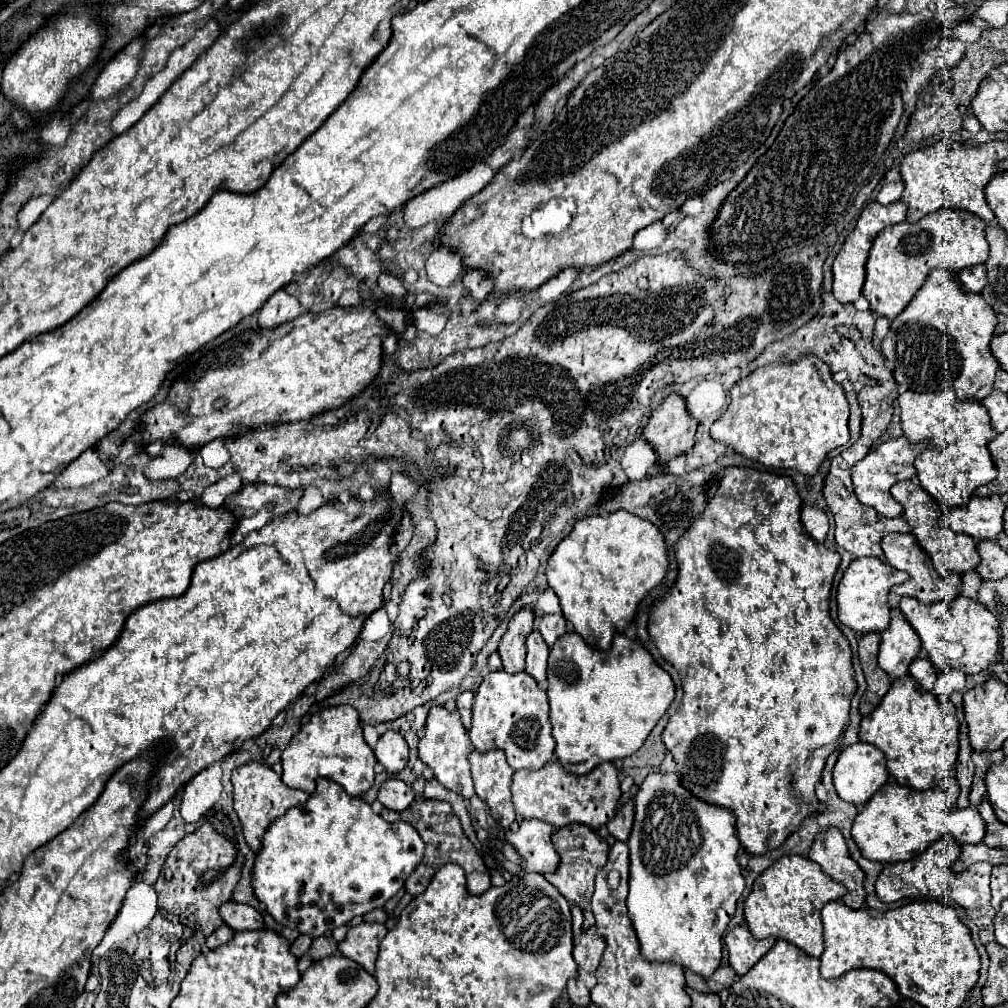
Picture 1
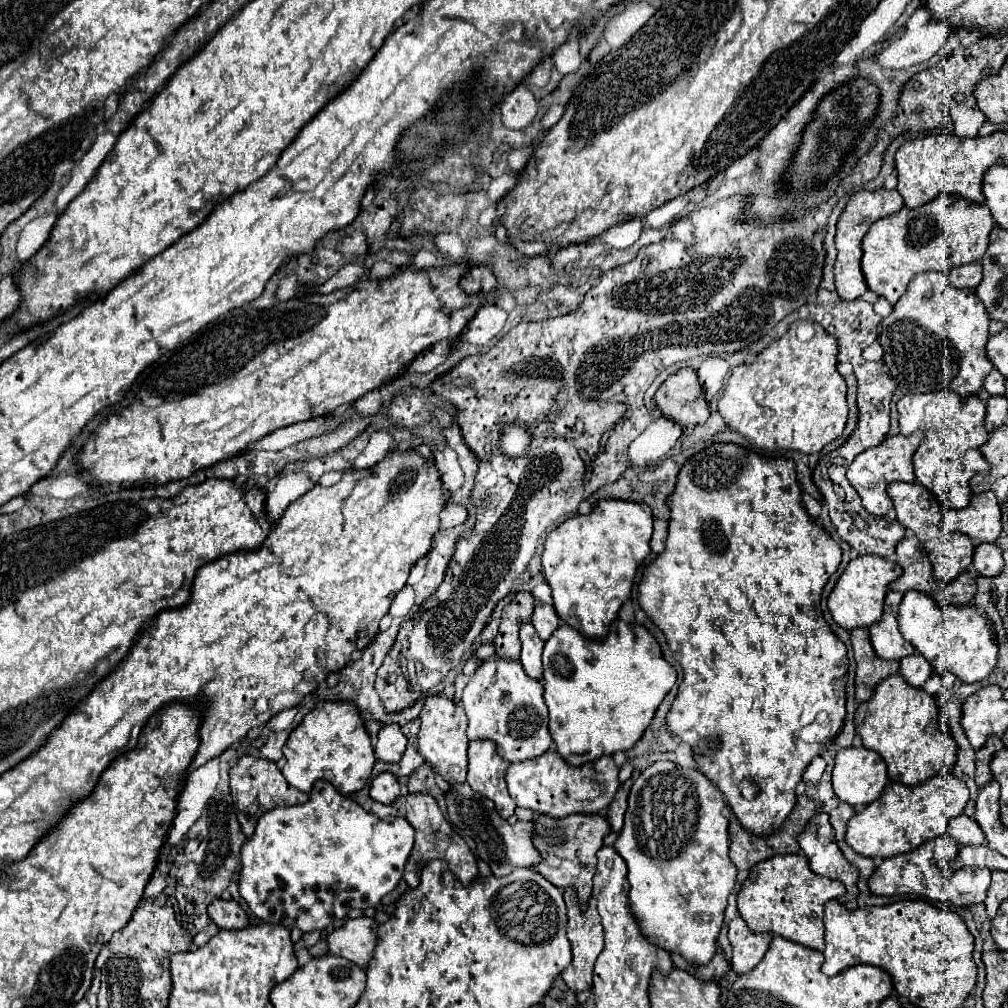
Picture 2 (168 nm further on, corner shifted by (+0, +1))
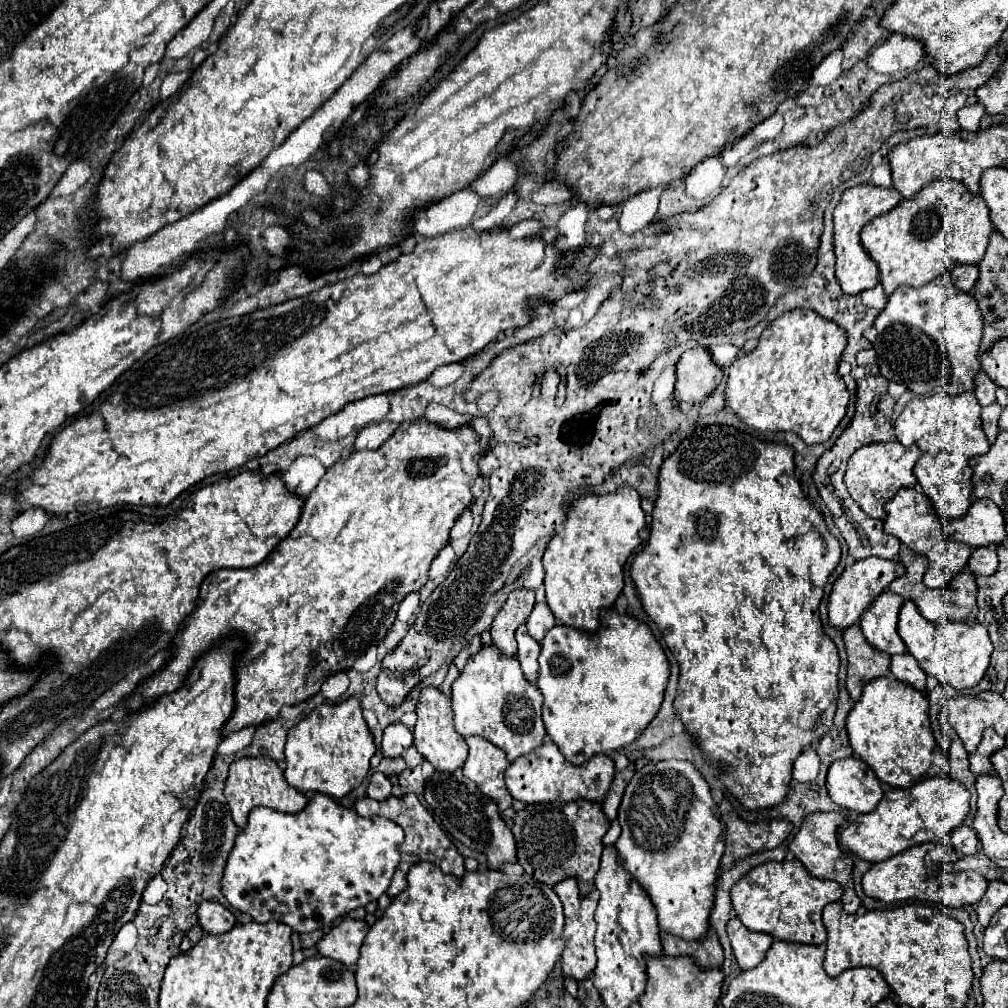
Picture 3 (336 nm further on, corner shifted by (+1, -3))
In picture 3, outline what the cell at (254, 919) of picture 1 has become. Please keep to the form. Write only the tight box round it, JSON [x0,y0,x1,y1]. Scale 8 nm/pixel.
[196,901,236,935]

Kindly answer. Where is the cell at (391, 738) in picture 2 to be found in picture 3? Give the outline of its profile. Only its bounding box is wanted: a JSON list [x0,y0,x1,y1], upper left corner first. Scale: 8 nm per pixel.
[382,723,414,757]

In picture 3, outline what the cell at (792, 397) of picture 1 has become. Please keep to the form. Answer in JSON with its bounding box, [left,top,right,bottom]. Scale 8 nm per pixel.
[726,309,848,445]

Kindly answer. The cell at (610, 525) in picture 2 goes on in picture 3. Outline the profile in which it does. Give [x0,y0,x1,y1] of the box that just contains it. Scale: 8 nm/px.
[542,487,646,633]

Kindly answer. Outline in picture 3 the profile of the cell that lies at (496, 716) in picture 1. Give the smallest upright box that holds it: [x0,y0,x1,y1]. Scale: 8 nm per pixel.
[452,647,546,761]

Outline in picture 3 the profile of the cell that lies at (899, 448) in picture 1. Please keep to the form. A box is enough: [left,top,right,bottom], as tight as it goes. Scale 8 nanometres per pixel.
[844,443,922,519]

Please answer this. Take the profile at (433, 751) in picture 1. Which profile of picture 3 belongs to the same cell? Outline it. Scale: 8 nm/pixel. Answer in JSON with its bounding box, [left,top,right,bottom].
[414,687,468,771]

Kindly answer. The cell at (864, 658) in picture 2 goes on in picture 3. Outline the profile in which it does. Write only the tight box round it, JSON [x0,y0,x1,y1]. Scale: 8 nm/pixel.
[842,623,890,701]

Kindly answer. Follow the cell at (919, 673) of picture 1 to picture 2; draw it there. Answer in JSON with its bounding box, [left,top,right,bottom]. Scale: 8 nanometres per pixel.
[899,591,999,687]

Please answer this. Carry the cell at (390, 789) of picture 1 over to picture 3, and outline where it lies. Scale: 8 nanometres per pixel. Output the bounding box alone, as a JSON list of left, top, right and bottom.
[366,771,392,801]

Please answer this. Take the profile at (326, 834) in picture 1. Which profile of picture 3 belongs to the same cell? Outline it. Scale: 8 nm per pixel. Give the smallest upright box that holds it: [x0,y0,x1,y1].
[220,793,404,933]

